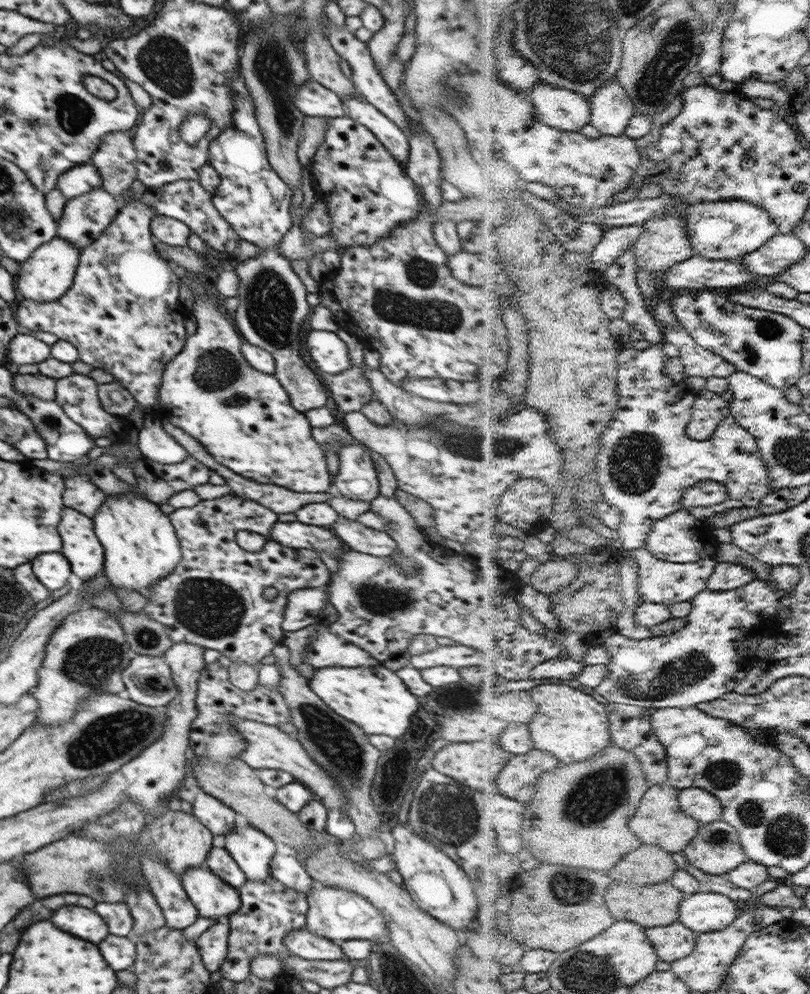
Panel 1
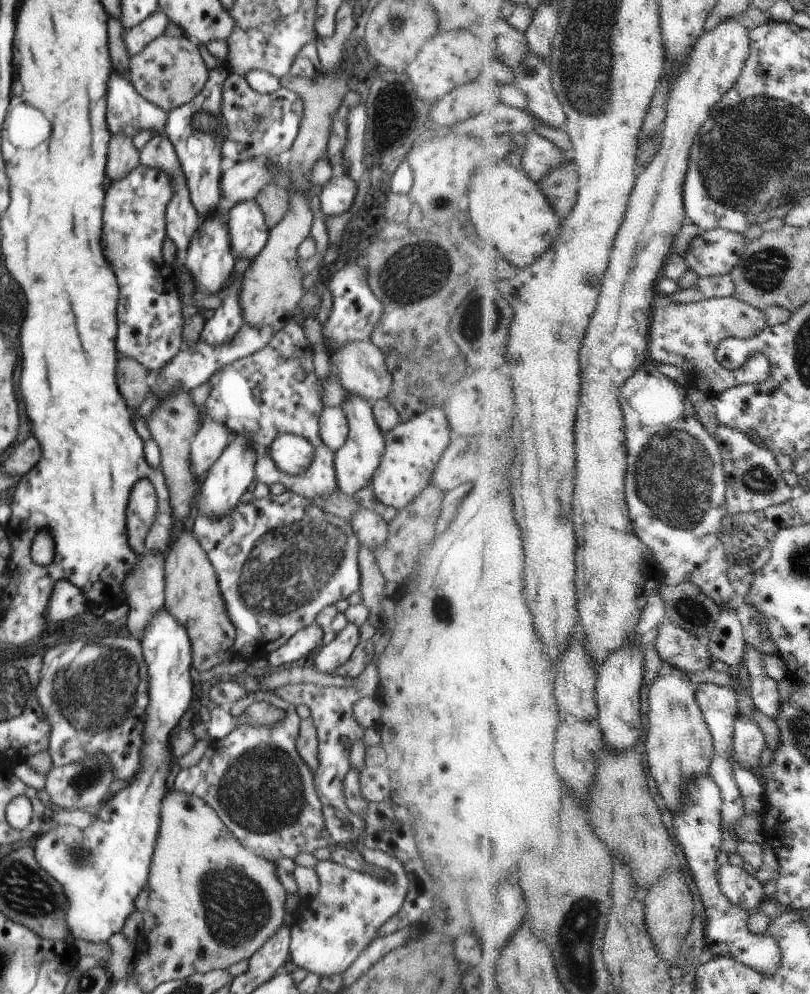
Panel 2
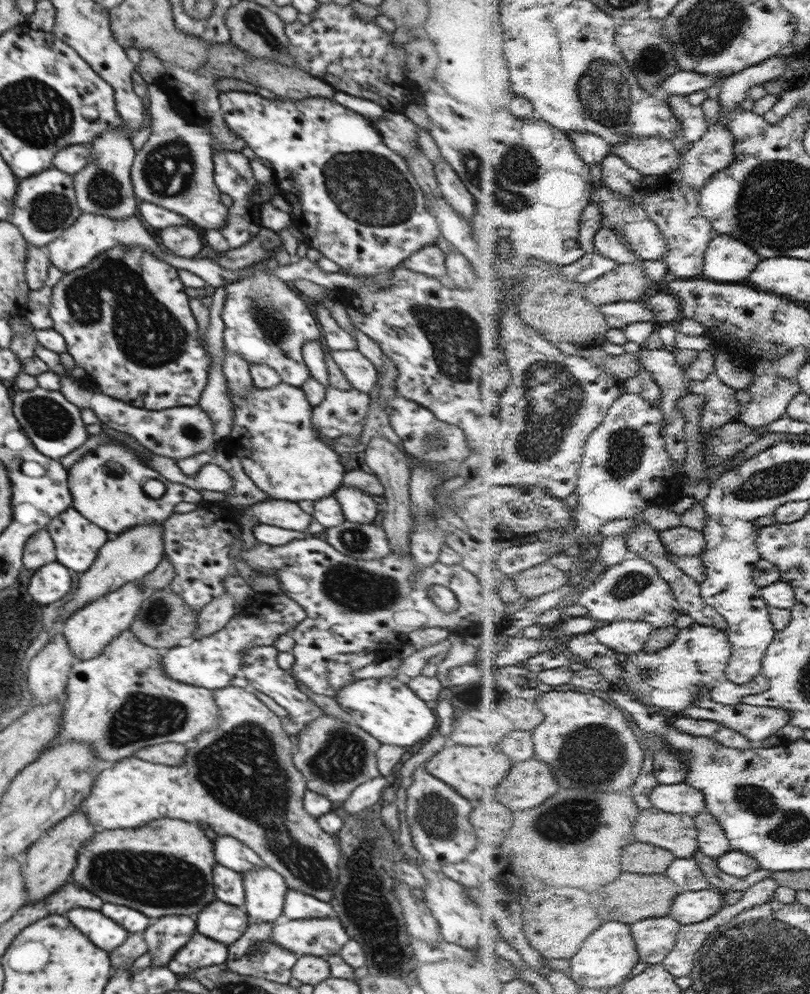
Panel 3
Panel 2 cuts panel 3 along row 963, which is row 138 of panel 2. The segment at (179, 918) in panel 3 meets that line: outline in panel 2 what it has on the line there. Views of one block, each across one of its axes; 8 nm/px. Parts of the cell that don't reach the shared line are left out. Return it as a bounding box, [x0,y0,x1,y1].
[139,134,200,252]

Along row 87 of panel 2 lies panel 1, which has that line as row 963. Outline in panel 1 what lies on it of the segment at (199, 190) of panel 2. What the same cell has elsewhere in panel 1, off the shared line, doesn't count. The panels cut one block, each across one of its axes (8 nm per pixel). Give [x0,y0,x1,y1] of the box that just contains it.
[195,923,229,973]

